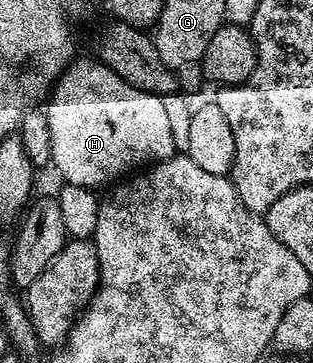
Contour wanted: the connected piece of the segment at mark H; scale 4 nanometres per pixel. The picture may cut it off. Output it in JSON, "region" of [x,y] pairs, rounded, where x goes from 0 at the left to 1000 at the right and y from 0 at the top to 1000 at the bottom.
{"region":[[[310,163],[256,165],[211,190],[141,298],[153,358],[166,358],[169,471],[185,471],[214,507],[316,523],[447,455],[495,452],[559,427],[518,267],[415,237]]]}

